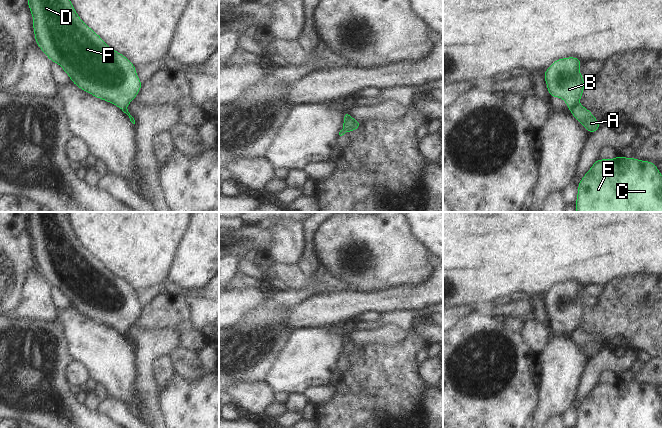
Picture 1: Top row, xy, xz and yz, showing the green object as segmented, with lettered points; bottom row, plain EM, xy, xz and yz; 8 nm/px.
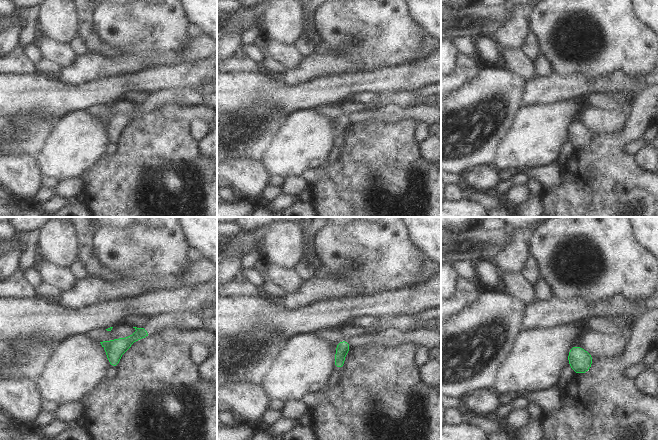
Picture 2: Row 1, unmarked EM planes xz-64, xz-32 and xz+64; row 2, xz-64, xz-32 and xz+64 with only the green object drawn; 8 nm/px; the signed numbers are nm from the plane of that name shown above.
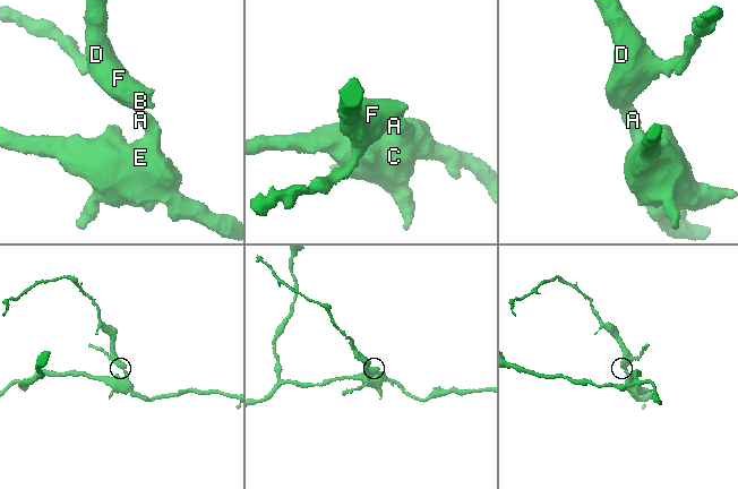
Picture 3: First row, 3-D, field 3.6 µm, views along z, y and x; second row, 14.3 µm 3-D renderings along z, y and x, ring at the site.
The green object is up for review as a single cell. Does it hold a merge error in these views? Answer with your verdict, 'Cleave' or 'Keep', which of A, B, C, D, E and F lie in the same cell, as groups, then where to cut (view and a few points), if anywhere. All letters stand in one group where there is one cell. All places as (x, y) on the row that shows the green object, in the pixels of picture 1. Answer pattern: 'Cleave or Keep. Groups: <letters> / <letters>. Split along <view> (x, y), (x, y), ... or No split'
Cleave. Groups: A C E / B D F. Split along yz (577, 103), (569, 110).

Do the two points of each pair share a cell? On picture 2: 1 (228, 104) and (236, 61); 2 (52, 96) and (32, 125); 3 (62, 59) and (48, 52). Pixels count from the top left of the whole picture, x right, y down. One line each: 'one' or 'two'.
1: two
2: two
3: one

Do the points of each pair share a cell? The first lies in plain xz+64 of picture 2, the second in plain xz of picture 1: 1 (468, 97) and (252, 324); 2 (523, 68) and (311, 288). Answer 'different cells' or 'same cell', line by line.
1: same cell
2: different cells

